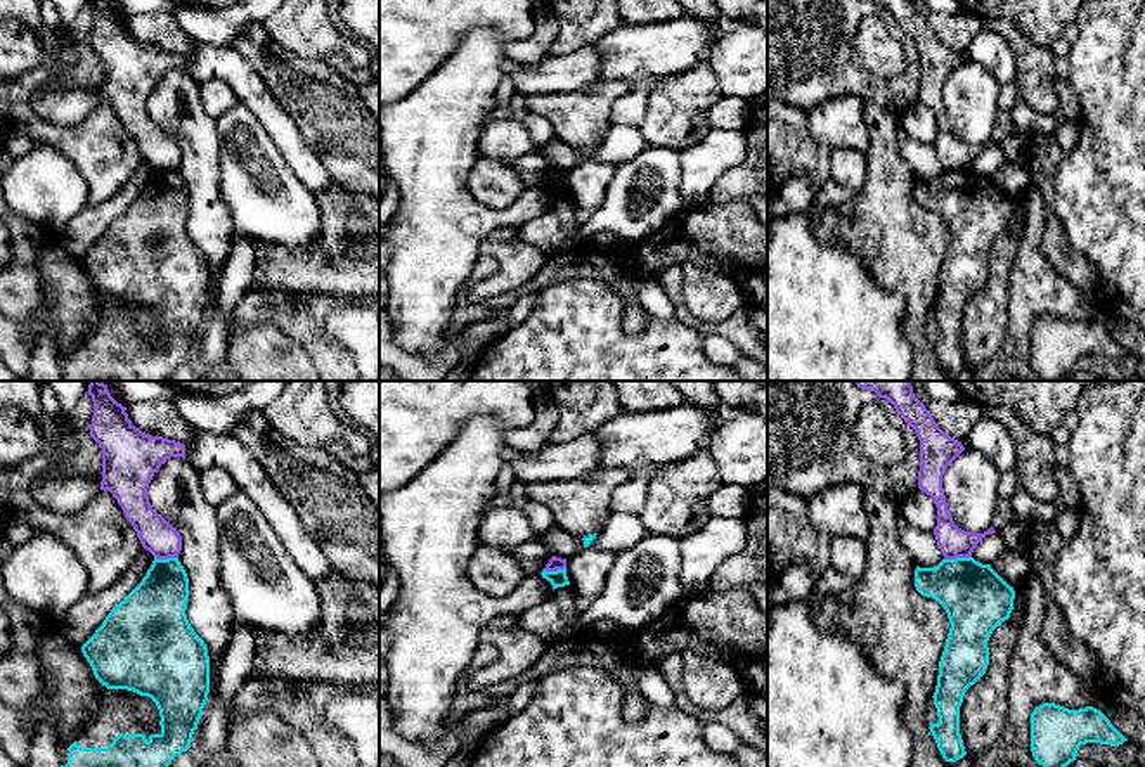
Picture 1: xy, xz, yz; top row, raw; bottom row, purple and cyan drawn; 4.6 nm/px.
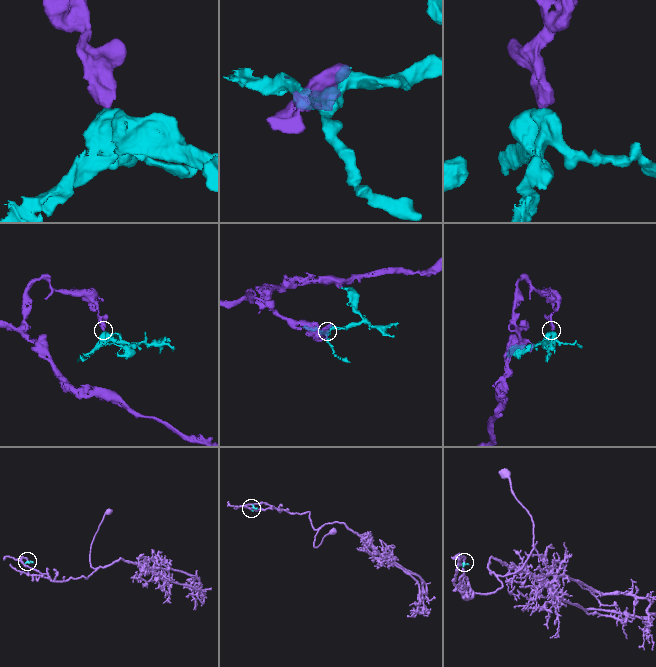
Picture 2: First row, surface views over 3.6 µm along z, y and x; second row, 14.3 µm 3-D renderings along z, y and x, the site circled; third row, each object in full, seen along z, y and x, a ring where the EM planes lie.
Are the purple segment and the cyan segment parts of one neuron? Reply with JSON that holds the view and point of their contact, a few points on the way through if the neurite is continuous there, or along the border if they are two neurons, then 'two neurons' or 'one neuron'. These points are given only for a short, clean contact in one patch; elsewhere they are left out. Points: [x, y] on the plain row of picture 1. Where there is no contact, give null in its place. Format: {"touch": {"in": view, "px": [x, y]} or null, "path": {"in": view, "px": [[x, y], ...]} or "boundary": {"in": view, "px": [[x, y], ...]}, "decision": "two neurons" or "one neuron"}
{"touch": {"in": "yz", "px": [957, 168]}, "decision": "two neurons"}

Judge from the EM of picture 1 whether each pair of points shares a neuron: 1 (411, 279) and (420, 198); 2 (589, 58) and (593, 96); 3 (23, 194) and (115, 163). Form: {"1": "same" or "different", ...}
{"1": "same", "2": "different", "3": "different"}

